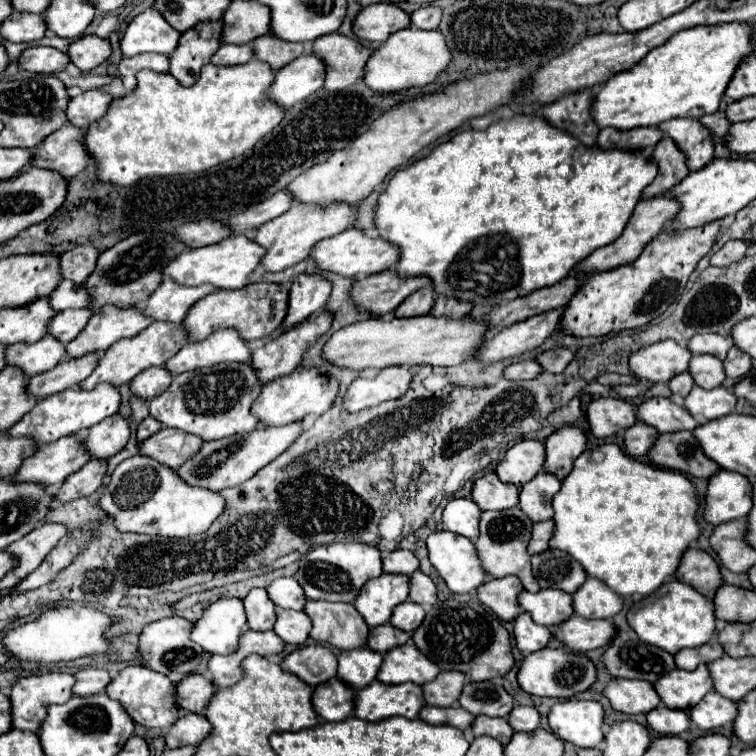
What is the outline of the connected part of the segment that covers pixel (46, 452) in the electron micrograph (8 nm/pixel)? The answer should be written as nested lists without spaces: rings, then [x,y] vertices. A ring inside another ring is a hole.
[[[80,434],[66,436],[56,440],[56,444],[44,444],[44,448],[38,448],[34,456],[26,458],[14,480],[56,486],[86,462],[88,452],[80,448]]]

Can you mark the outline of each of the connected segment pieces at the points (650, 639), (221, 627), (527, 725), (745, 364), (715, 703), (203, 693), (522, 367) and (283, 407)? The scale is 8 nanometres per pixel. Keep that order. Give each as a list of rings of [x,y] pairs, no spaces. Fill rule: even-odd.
[[[670,580],[668,584],[664,584],[660,592],[646,598],[644,604],[638,610],[628,612],[626,618],[640,640],[656,648],[662,648],[670,654],[676,654],[682,648],[696,648],[706,644],[714,636],[714,620],[716,620],[712,600],[708,600],[692,586],[680,580]]]
[[[220,598],[204,608],[192,628],[192,642],[210,654],[232,654],[246,626],[244,604],[238,598]]]
[[[514,706],[506,720],[514,732],[532,732],[534,728],[538,728],[540,714],[534,706]]]
[[[730,348],[724,360],[724,372],[728,378],[742,378],[750,370],[752,358],[738,348]]]
[[[708,692],[696,708],[688,708],[688,716],[700,730],[722,728],[736,718],[736,702],[722,698],[718,692]]]
[[[190,674],[182,682],[176,684],[176,698],[178,698],[178,708],[186,712],[196,712],[202,714],[208,700],[214,694],[214,686],[210,684],[208,678],[200,674]]]
[[[522,360],[504,368],[504,378],[506,380],[530,380],[530,378],[536,378],[540,372],[542,368],[536,360]]]
[[[298,368],[288,376],[280,376],[262,386],[260,398],[252,404],[252,412],[260,418],[260,422],[268,426],[284,426],[296,420],[302,420],[306,414],[324,414],[338,396],[340,382],[336,378],[328,378],[320,374],[318,368]]]

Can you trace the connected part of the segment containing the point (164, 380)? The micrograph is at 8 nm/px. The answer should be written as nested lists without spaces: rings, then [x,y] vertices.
[[[152,366],[152,368],[140,372],[132,380],[130,390],[138,398],[150,400],[154,396],[160,396],[160,392],[166,392],[168,384],[172,384],[172,374],[164,366]]]

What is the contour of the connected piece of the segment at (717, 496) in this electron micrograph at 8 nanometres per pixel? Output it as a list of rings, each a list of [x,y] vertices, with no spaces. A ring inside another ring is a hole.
[[[718,470],[708,480],[704,520],[718,526],[722,522],[740,520],[752,508],[752,484],[738,472]]]

